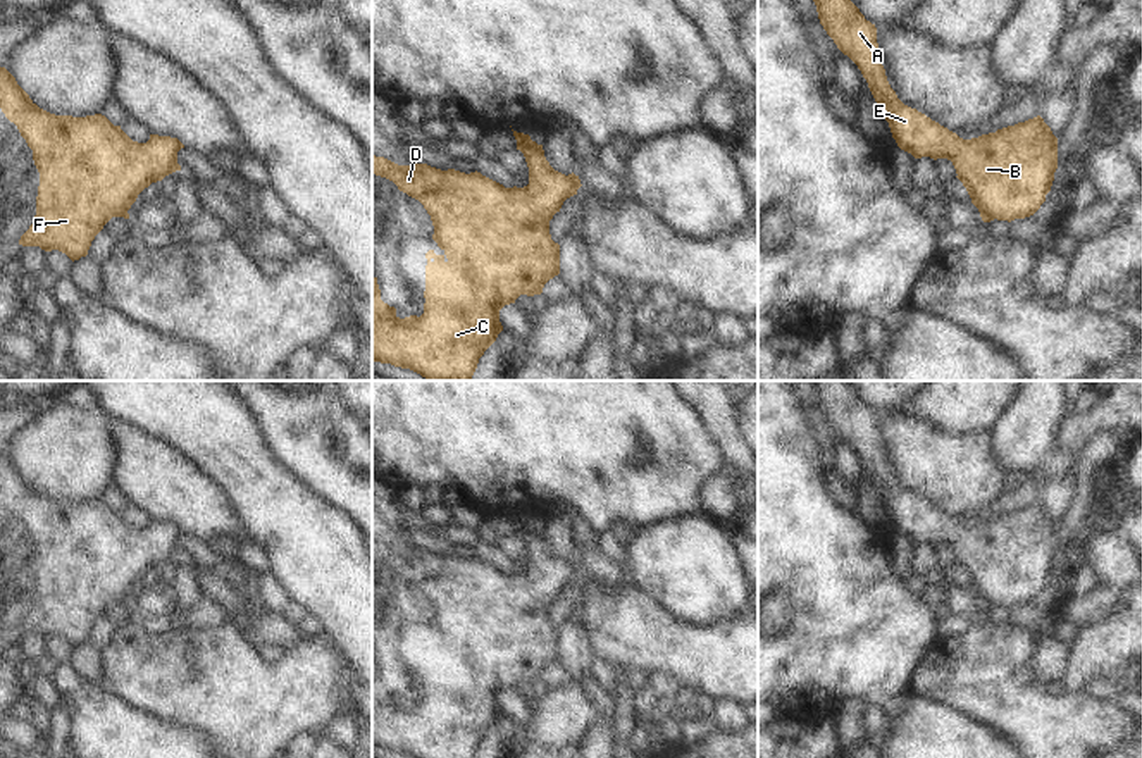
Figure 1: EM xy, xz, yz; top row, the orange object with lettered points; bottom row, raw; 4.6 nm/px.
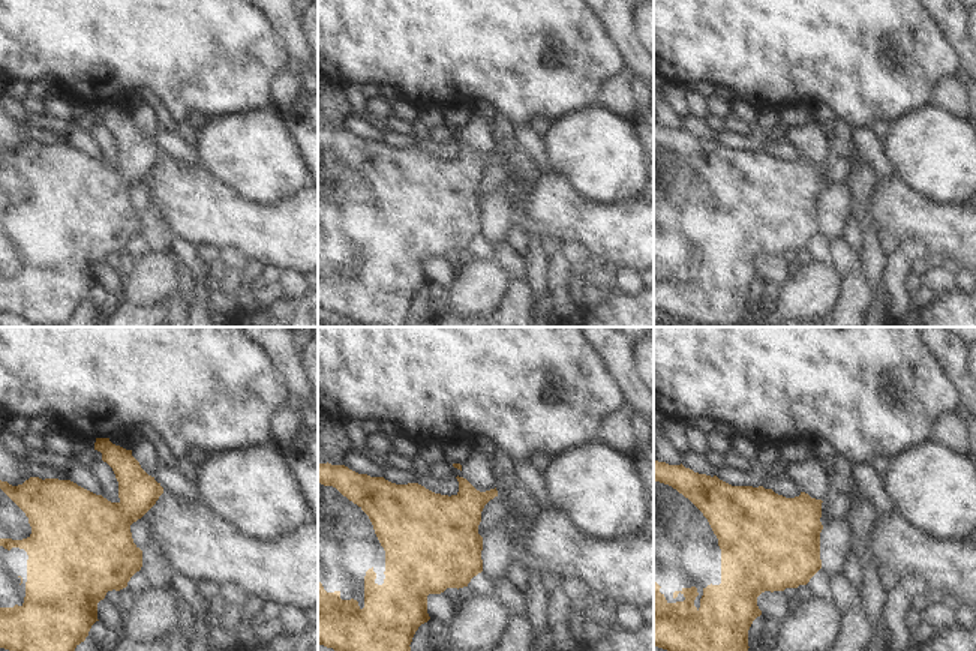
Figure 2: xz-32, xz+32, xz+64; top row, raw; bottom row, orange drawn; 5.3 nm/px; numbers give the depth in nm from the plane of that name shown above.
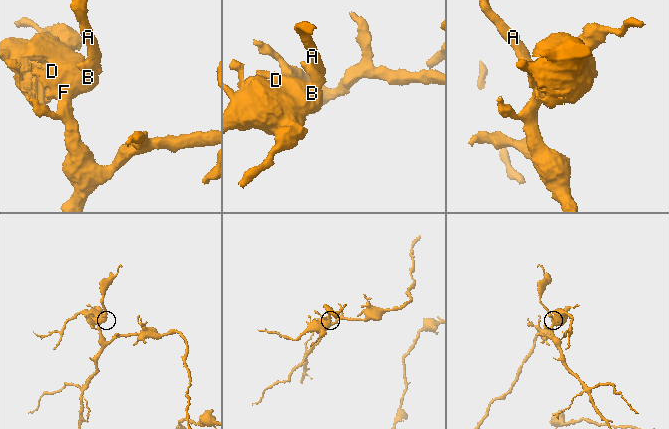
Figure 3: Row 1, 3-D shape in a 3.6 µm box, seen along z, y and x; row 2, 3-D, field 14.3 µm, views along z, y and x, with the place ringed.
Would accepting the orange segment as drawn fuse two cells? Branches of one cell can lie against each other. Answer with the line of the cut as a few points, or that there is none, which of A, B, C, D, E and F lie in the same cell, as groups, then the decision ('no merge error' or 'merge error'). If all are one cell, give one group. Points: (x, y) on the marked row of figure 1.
no cut; A B C D E F; no merge error

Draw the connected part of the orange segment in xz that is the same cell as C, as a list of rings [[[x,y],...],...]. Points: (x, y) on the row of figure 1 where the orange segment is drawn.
[[[513,131],[517,150],[525,157],[529,184],[524,188],[505,188],[481,172],[441,171],[427,164],[398,165],[384,157],[372,155],[372,174],[393,181],[400,191],[419,200],[431,215],[432,239],[444,252],[425,253],[425,291],[424,314],[400,319],[396,308],[381,300],[377,277],[372,277],[372,362],[391,363],[410,369],[427,381],[472,381],[479,358],[503,331],[500,310],[515,303],[520,295],[541,295],[544,284],[560,274],[560,245],[551,239],[549,221],[560,212],[563,202],[582,186],[574,172],[565,176],[555,171],[544,157],[543,145],[529,134]]]

